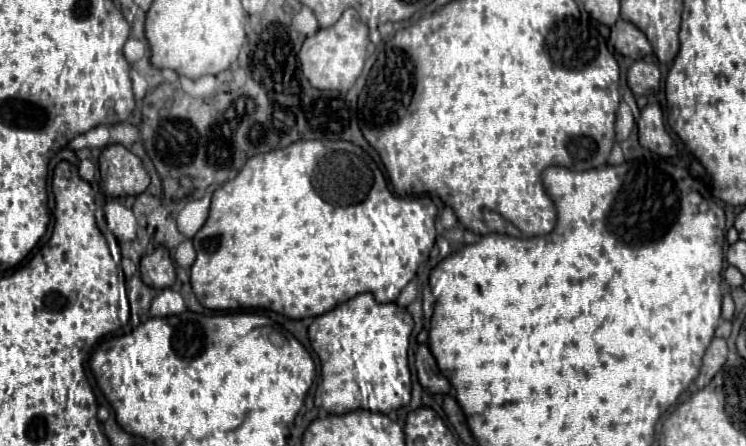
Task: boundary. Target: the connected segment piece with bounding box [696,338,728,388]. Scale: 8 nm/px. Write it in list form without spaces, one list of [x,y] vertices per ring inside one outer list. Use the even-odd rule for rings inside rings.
[[[714,338],[714,340],[710,342],[706,354],[704,354],[700,376],[696,378],[696,386],[698,386],[698,388],[704,388],[704,386],[714,378],[714,374],[724,366],[726,354],[728,354],[726,340],[724,340],[724,338]]]

